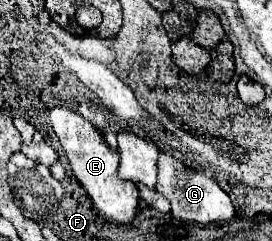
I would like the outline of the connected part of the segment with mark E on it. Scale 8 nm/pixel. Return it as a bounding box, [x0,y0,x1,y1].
[49,106,139,224]

